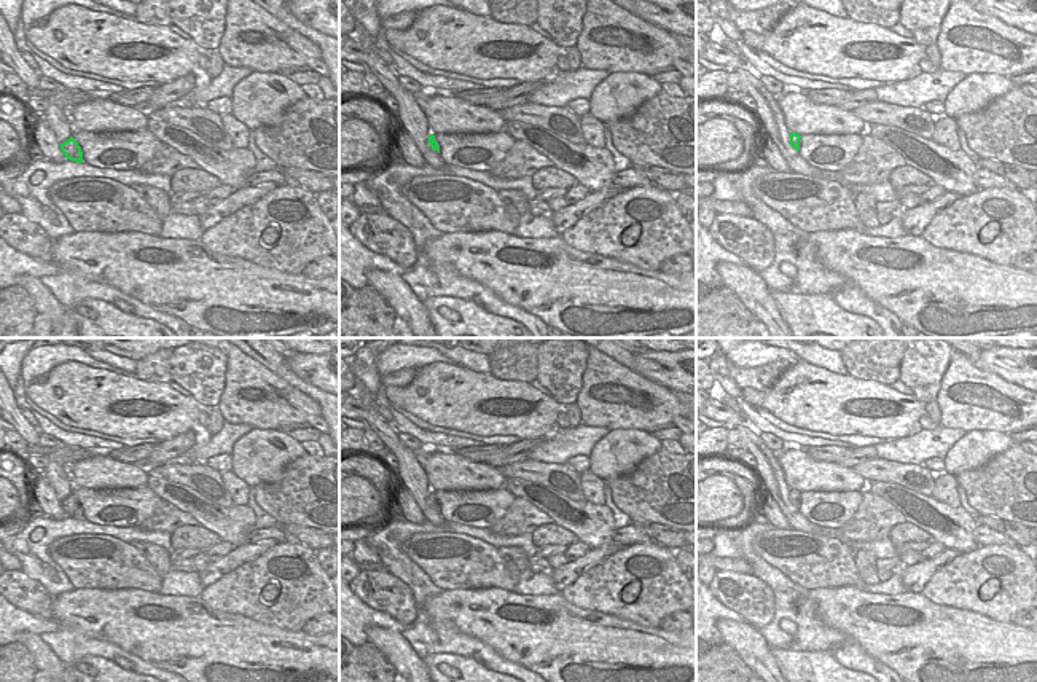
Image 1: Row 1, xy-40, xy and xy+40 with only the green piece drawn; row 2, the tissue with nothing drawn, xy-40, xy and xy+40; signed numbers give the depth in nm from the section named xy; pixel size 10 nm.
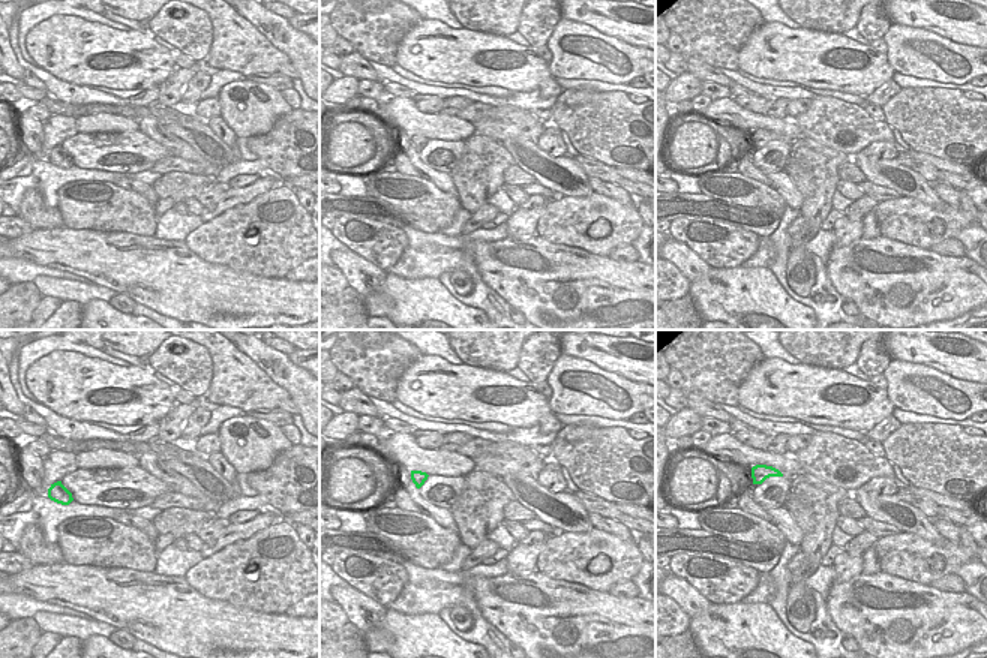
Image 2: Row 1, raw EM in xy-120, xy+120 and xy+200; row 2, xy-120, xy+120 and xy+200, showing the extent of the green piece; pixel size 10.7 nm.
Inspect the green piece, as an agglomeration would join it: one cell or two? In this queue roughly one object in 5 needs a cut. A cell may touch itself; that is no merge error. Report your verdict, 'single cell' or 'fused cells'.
single cell

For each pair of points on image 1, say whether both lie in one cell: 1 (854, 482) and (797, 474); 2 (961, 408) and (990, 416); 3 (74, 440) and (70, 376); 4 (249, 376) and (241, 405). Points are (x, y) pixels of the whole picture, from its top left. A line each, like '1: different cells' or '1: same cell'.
1: same cell
2: same cell
3: different cells
4: same cell

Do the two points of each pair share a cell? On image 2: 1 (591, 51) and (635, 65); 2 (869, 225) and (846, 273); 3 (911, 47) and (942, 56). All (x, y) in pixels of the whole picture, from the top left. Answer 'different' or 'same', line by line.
1: same
2: different
3: same

